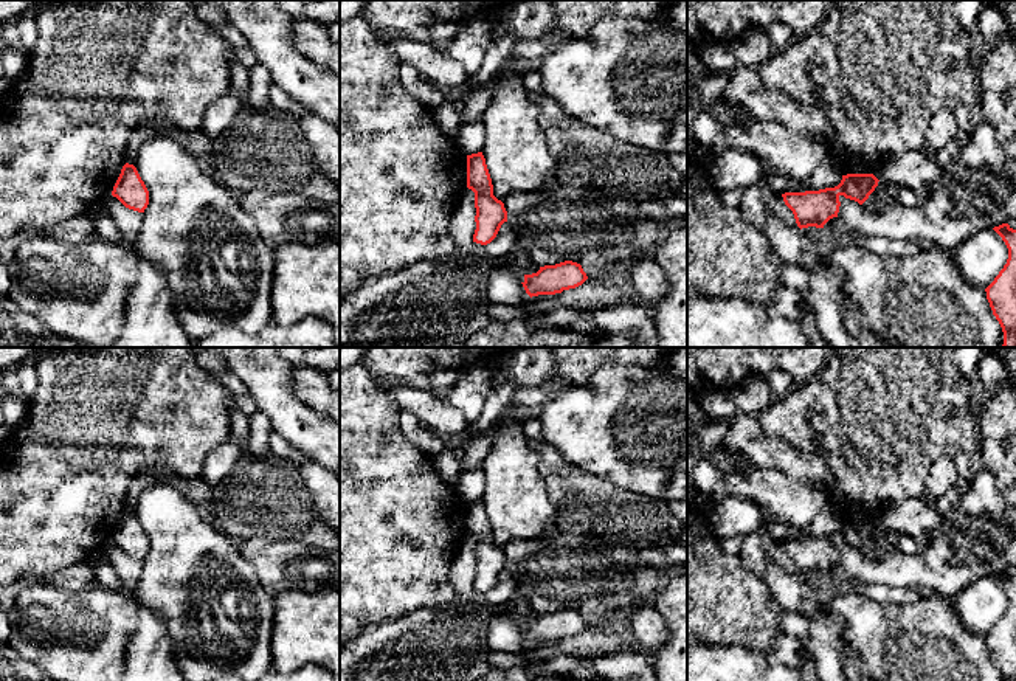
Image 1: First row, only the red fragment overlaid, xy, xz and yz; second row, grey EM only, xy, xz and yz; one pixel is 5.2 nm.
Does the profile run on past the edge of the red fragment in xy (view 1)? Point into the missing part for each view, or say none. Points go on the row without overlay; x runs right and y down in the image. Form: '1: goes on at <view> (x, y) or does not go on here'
1: does not go on here

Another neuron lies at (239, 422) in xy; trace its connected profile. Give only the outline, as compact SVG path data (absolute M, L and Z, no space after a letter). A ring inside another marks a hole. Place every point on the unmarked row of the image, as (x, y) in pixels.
M228 391L230 419L231 419L231 441L245 444L250 433L250 417L245 416L236 405L236 396Z

